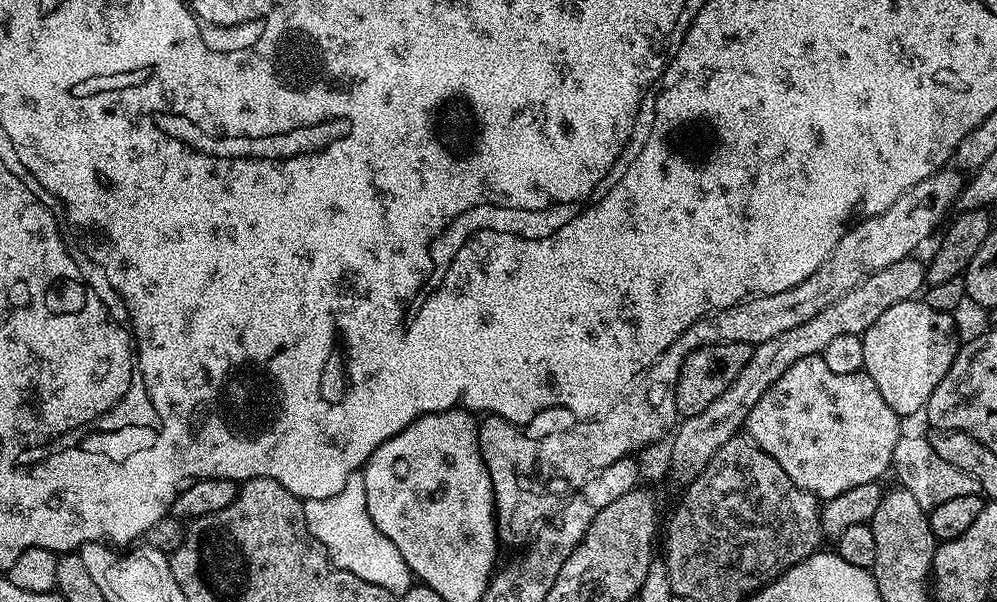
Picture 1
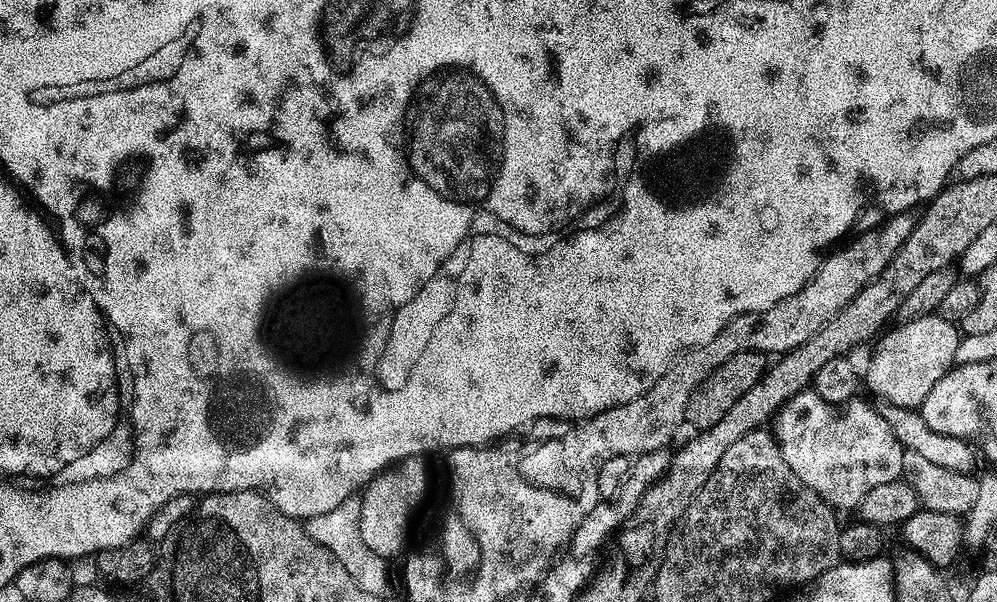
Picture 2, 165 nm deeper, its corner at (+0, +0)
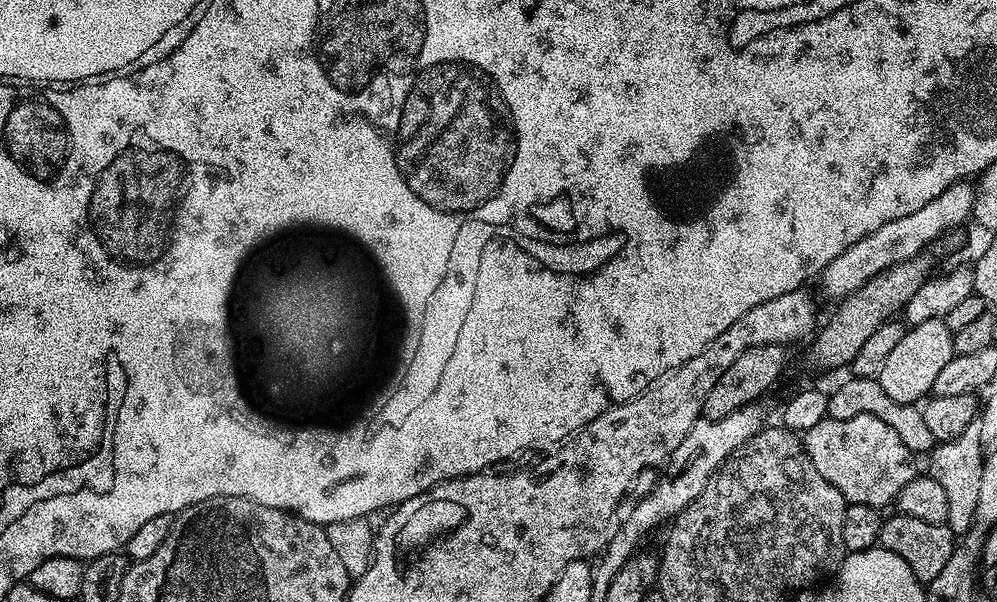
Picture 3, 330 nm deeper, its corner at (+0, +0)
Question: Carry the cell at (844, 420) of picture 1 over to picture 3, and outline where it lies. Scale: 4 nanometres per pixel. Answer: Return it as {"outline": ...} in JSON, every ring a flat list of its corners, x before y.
{"outline":[[858,414,858,418,845,420,824,419,805,431,802,439,810,462,814,462,814,470,818,470,818,474,822,474,822,478,826,478,830,486,842,493,848,504,865,504,881,510,887,509,887,504,889,507,895,501,902,486,906,486,906,482,910,482,918,472,918,468,912,465,914,454,906,446,906,442,902,442,902,438,898,438,898,434,894,434,894,430,890,430,890,426,882,422,882,418,874,418,870,414]]}

